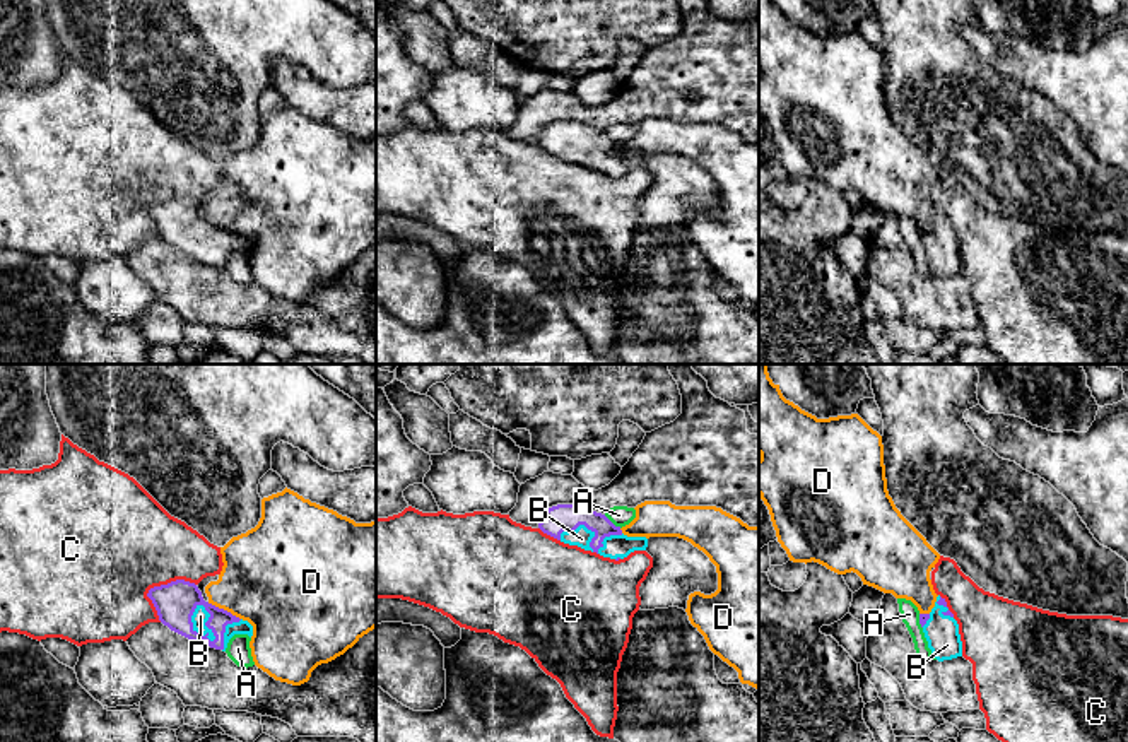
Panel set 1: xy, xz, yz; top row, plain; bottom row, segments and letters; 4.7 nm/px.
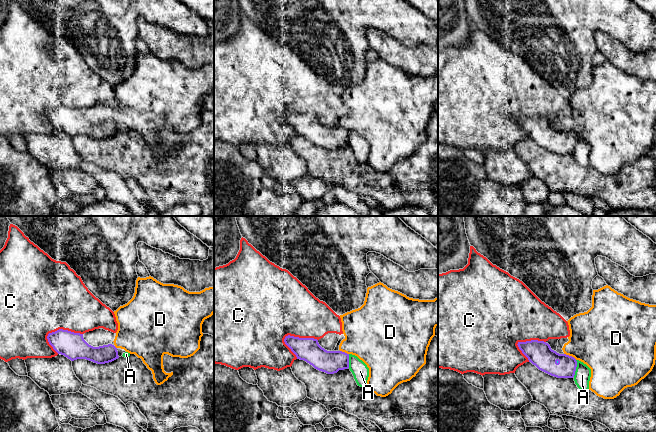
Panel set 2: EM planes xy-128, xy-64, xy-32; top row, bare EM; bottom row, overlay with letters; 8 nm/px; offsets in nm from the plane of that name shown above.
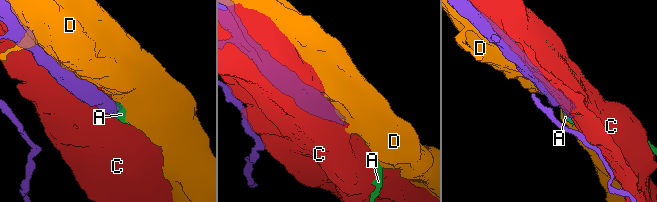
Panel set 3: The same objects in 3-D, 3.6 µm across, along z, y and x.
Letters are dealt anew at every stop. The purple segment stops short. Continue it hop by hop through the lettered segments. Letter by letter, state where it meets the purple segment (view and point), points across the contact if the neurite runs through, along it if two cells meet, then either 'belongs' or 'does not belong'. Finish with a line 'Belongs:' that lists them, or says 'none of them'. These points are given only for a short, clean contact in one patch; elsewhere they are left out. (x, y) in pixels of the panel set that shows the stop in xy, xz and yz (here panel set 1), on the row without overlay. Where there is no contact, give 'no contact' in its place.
A: contact xz (610, 139); does not belong
B: contact xy (207, 238); way xy (175, 219), (202, 223), (207, 238), (200, 233); belongs
C: contact xy (158, 204); does not belong
D: contact xy (223, 226); does not belong
Belongs: B

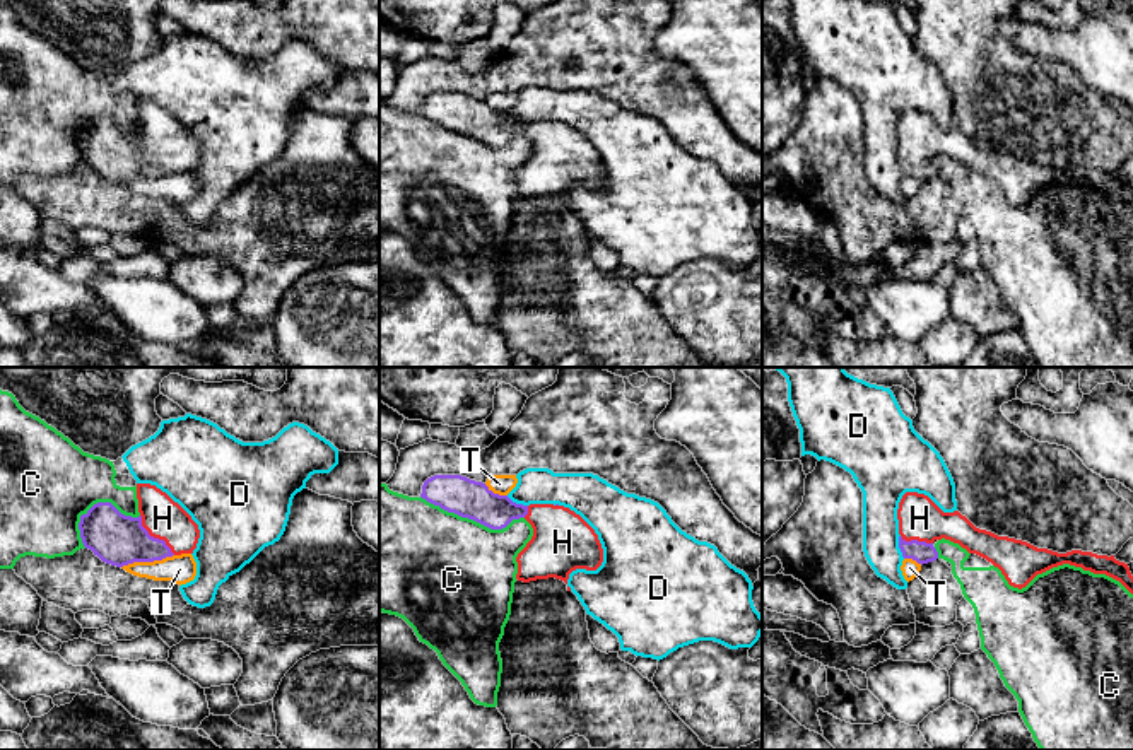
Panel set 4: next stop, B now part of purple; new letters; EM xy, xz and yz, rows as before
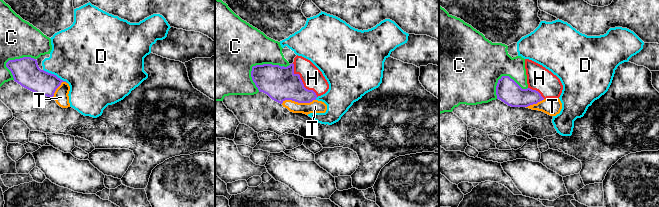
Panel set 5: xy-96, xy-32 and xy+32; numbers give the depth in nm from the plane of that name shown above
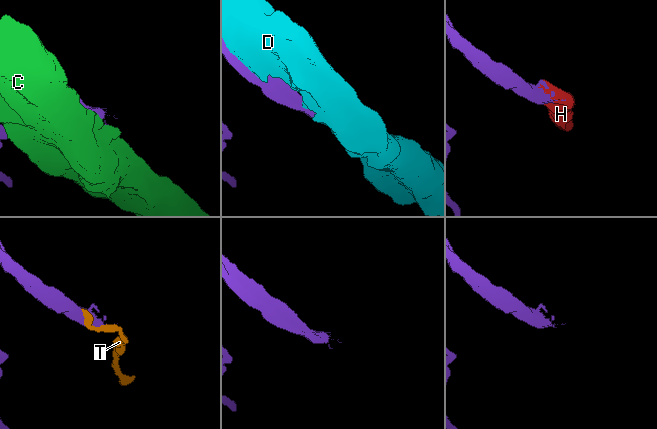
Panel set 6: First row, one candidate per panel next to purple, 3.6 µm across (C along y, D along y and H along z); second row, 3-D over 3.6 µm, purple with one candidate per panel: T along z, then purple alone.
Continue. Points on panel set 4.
C: contact xz (472, 135); does not belong
D: contact yz (899, 164); does not belong
H: contact xy (152, 154); belongs
T: contact xy (147, 178); does not belong
Belongs: H

